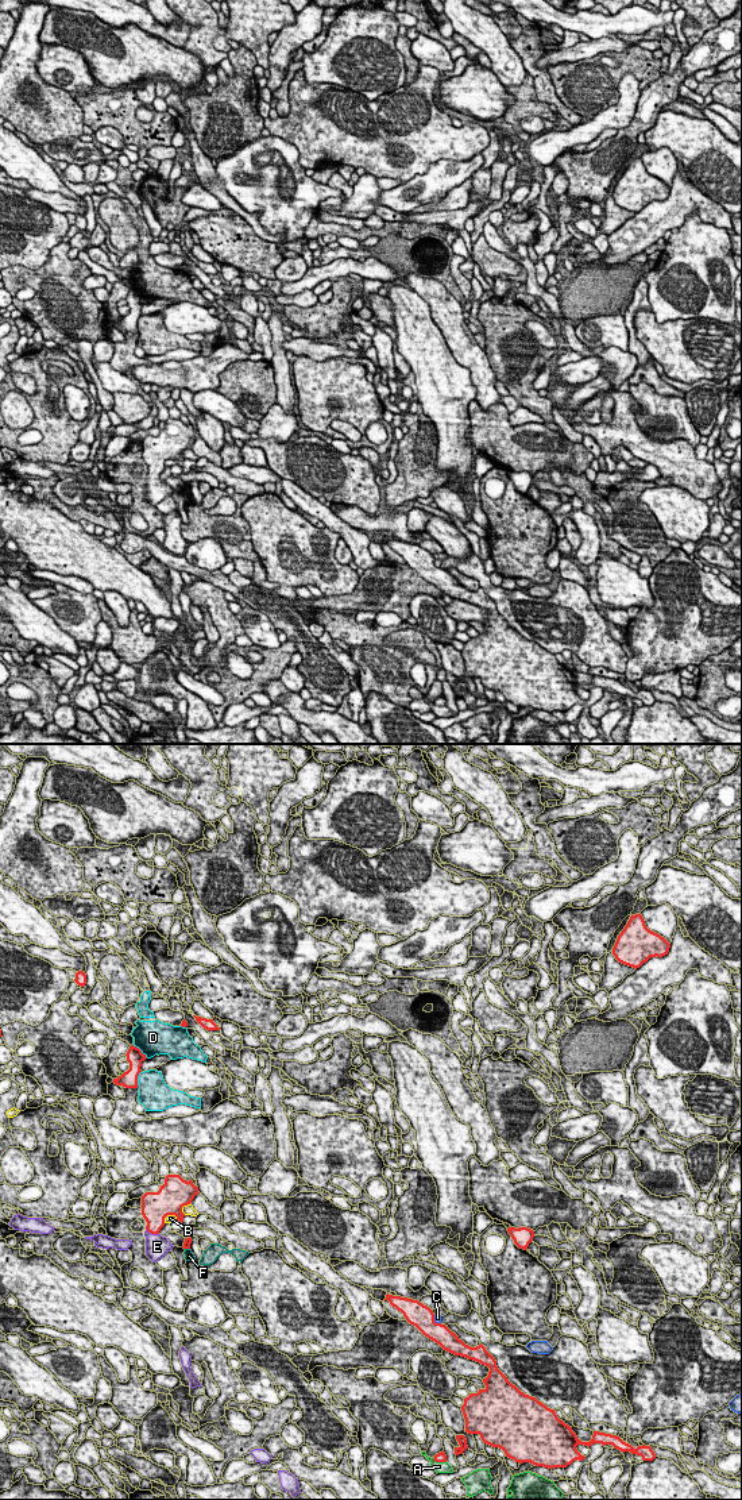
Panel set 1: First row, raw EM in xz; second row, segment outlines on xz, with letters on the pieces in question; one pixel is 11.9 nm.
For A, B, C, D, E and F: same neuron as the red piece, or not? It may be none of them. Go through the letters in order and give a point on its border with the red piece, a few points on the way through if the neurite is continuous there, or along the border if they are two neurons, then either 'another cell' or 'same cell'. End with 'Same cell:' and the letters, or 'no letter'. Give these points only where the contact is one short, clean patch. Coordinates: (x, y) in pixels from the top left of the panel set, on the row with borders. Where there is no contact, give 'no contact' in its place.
A: contact xz (439, 1461); another cell
B: contact xz (182, 1206); another cell
C: contact xz (433, 1321); another cell
D: contact xz (140, 1051); another cell
E: contact xz (151, 1233); way xz (154, 1213), (151, 1233), (157, 1246); same cell
F: contact xz (188, 1248); border xz (185, 1248), (189, 1249); another cell
Same cell: E

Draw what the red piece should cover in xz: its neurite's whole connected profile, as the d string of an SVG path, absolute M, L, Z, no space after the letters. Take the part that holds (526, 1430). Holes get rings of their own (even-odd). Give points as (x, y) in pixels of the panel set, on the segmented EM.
M389 1293L384 1300L444 1350L490 1368L488 1376L483 1378L486 1388L465 1397L461 1411L465 1432L479 1434L484 1443L502 1449L506 1457L549 1469L567 1468L586 1458L577 1451L577 1445L590 1447L602 1443L641 1455L644 1461L656 1458L650 1446L634 1449L619 1437L606 1432L594 1431L590 1442L581 1442L572 1427L557 1418L554 1410L513 1385L482 1343L476 1347L465 1345L445 1324L436 1323L433 1311L418 1300Z

